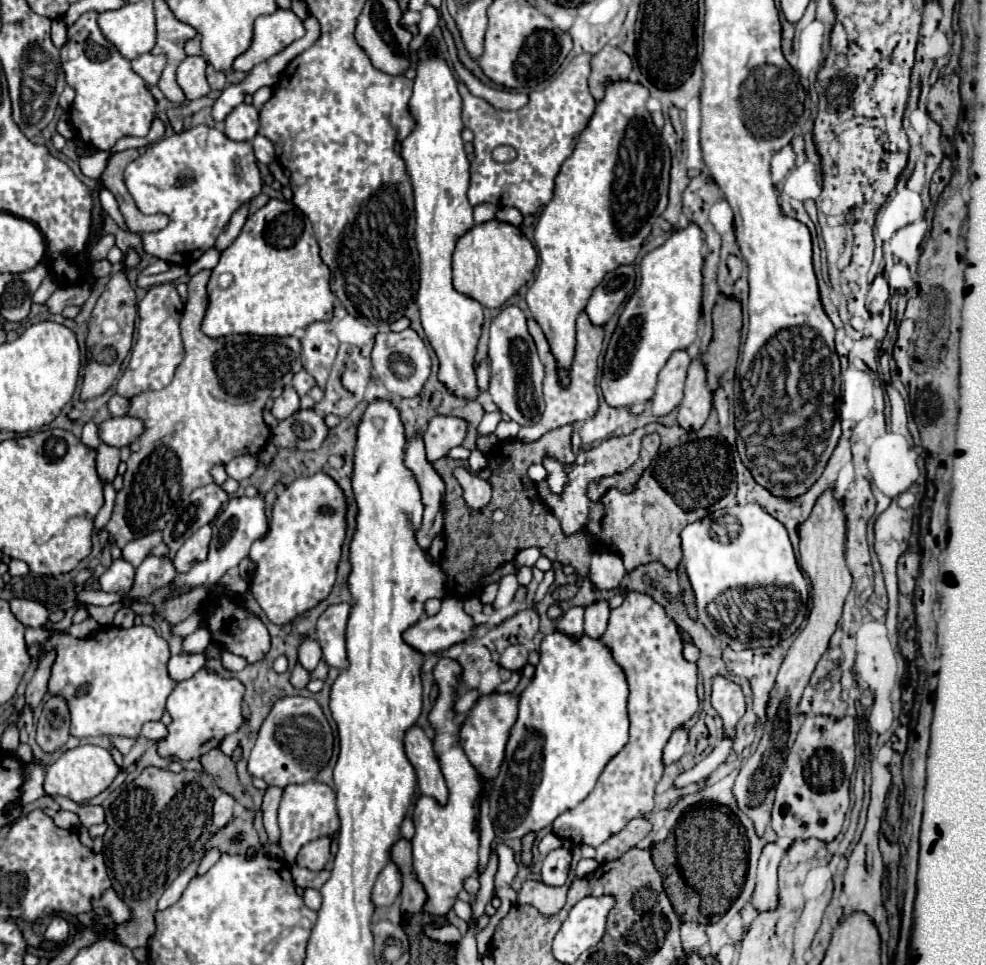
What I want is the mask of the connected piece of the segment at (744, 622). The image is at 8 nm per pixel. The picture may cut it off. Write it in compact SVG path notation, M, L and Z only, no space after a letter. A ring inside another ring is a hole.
M758 502L718 510L694 524L686 526L680 534L682 552L688 578L696 596L698 618L712 632L712 604L728 592L736 592L728 604L732 604L732 632L728 632L728 646L732 650L746 650L760 640L768 640L768 646L778 646L792 636L806 618L808 612L808 580L796 564L796 556L782 522L770 516ZM726 516L736 516L740 532ZM720 528L730 528L730 536L722 538Z

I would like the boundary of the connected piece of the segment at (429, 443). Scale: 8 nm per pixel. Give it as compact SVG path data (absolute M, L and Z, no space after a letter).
M436 414L426 428L426 448L428 448L428 460L436 462L438 458L446 456L450 448L460 446L466 438L468 422L458 416L442 416Z

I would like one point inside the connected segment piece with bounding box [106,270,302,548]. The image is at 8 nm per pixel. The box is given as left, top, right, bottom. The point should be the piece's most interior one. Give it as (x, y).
(212, 410)

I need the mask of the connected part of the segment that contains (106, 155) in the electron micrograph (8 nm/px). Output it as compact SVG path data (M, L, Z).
M98 150L98 152L90 154L90 156L80 158L82 174L84 174L84 176L88 176L88 178L96 178L96 180L98 180L98 178L102 176L104 168L108 166L110 156L112 156L112 152L102 152L102 150Z

